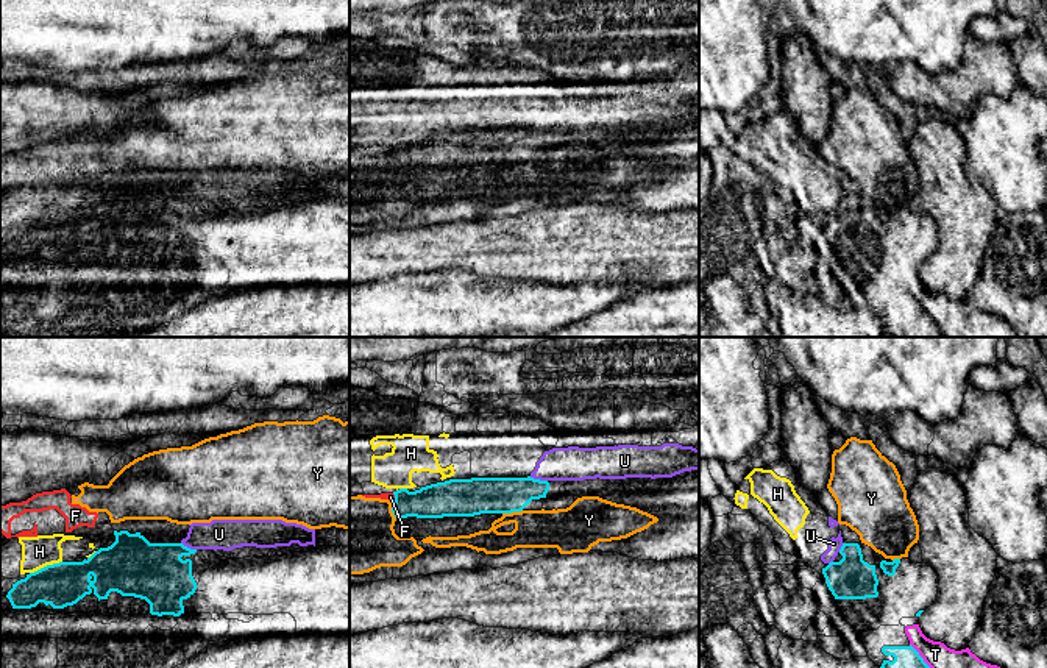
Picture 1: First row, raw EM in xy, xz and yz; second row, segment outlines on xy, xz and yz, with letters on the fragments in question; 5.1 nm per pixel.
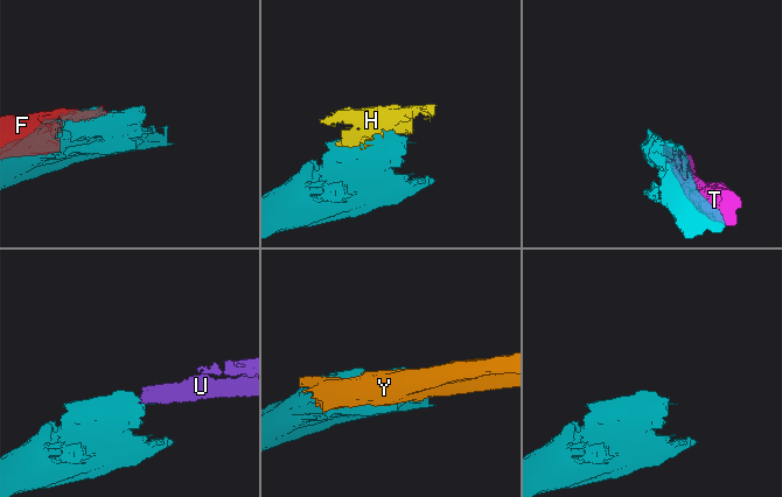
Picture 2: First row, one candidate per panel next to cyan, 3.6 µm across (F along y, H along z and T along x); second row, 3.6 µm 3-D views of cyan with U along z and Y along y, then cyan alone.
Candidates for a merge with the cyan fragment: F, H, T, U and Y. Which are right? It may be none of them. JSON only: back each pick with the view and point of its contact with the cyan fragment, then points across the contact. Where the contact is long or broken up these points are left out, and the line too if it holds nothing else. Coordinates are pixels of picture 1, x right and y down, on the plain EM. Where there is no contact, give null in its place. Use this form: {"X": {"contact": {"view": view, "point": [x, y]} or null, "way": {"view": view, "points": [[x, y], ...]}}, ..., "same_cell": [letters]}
{"same_cell": []}

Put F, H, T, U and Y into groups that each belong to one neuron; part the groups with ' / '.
F Y / H U / T

